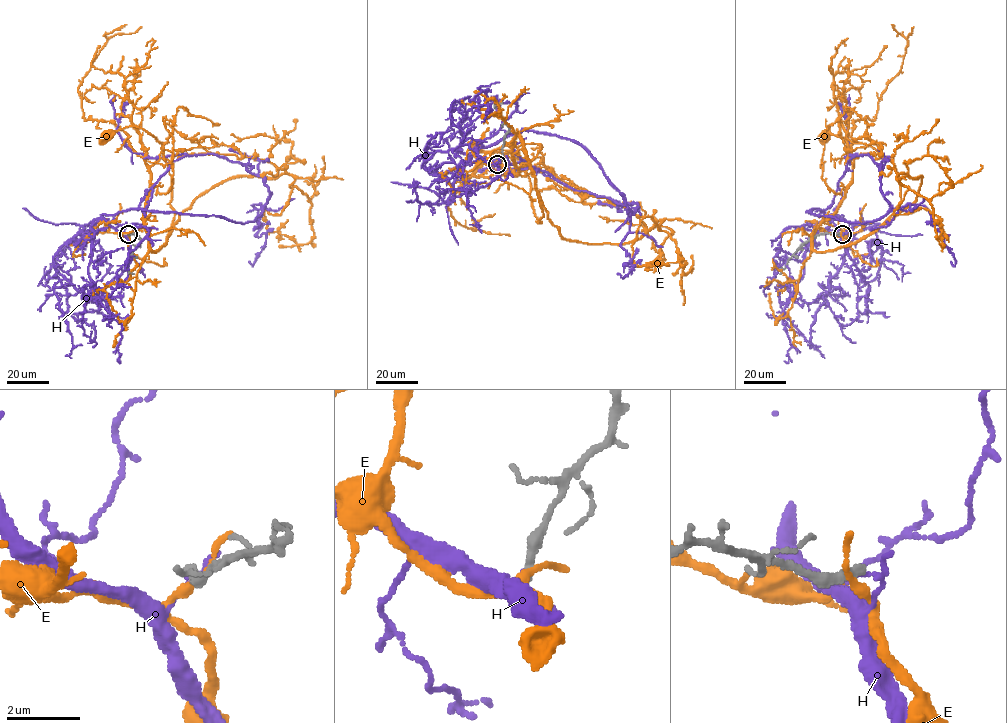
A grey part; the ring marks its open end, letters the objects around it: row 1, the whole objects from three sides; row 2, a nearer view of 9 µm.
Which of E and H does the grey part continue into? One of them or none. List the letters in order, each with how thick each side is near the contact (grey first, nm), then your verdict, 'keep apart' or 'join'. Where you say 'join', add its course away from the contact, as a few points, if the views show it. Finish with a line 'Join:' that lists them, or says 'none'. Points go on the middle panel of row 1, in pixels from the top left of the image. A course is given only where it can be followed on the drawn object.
E: 320/200 nm | keep apart
H: 300/80 nm | keep apart
Join: none

